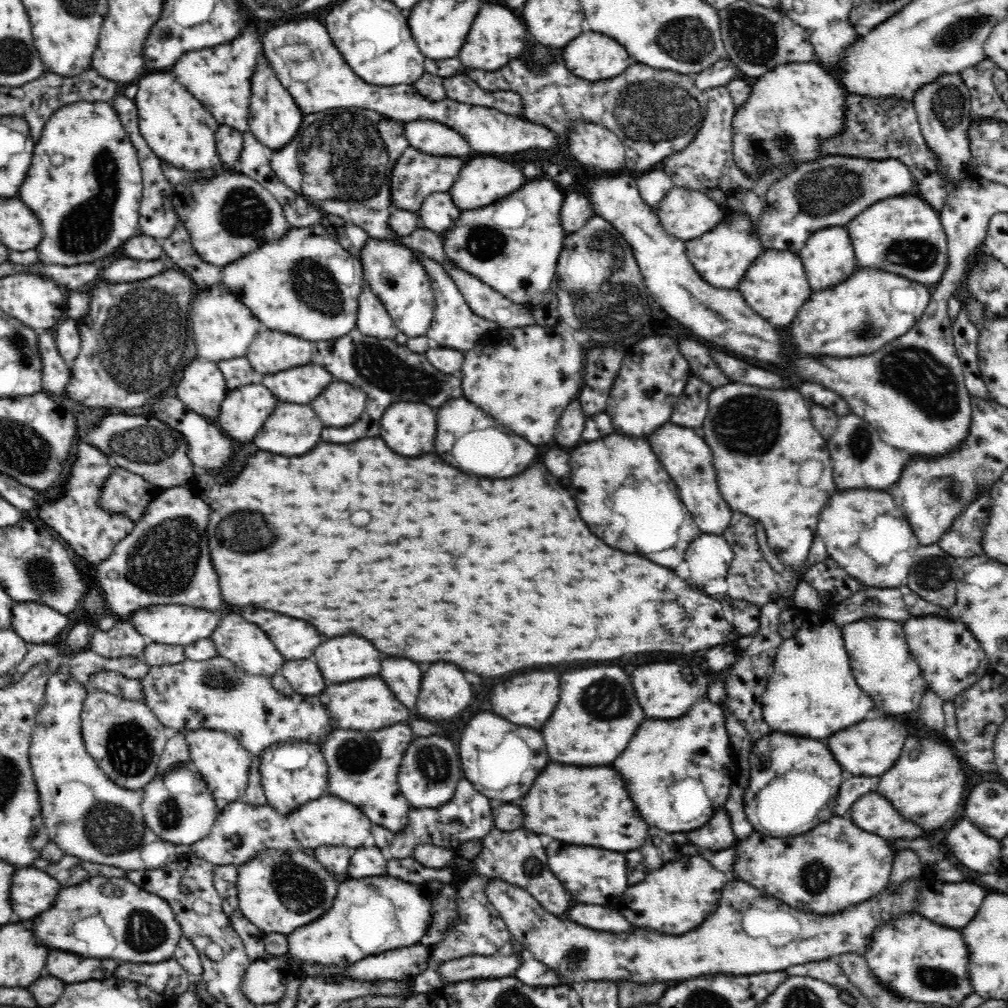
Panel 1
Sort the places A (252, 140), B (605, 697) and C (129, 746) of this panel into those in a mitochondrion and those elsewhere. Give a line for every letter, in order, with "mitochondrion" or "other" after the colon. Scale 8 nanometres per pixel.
A: other
B: mitochondrion
C: mitochondrion

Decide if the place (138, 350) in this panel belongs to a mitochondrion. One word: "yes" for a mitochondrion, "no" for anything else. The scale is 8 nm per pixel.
yes

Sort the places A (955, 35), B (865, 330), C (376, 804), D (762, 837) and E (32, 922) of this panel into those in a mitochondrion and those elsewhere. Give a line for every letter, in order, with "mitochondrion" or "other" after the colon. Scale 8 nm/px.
A: mitochondrion
B: mitochondrion
C: other
D: other
E: other

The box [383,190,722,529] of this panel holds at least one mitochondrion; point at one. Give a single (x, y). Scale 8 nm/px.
(484, 242)

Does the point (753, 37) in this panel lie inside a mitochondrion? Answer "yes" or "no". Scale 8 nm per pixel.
yes

